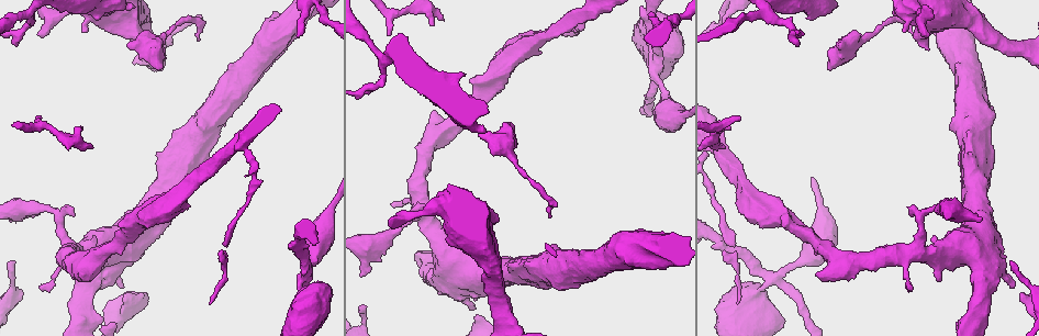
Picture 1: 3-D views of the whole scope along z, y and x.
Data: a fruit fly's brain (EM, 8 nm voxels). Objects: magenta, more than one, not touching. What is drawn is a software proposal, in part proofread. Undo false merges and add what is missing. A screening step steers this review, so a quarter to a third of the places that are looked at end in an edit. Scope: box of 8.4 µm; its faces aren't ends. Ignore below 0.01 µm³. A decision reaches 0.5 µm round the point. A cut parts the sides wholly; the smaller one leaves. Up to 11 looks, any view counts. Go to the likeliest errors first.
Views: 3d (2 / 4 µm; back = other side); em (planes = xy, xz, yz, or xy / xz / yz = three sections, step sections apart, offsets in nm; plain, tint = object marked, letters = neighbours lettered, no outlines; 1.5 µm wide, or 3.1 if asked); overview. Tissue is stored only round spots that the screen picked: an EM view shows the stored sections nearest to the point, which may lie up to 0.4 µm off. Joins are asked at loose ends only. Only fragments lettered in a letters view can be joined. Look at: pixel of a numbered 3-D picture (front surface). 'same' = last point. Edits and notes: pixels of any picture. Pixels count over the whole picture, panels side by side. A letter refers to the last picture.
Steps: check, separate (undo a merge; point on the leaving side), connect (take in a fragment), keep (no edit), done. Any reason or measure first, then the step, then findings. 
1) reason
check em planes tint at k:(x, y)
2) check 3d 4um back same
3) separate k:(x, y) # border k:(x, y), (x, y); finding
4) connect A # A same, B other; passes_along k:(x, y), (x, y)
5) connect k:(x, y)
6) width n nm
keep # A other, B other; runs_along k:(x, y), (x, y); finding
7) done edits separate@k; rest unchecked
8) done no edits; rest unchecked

branch stops here
check em planes letters at 1:(433, 23)

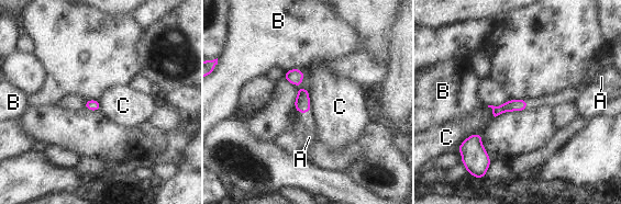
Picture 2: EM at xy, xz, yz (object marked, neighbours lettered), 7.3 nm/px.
width 80 nm; longest_contact C 220 nm
connect A # A same, B other, C other; the neuron continues

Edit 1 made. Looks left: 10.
free end
check em yz step 8 letters at 1:(837, 46)

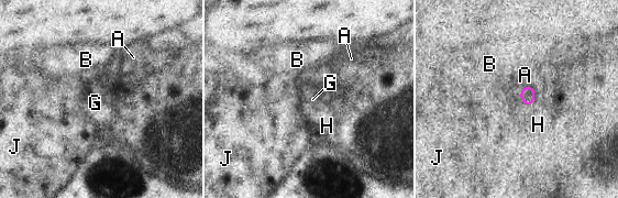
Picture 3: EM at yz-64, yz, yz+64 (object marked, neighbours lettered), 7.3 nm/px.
another direction
check em planes letters same

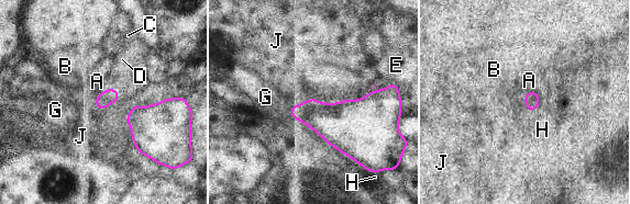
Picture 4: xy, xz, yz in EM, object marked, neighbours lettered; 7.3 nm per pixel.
longest_contact J 200 nm
keep # A other, B other, C other, D other, E other, G other, H other, J other; border 4:(311, 98), (293, 105), (288, 110); none of them fits

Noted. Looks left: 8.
sudden change in width
check em planes letters at 1:(757, 293)

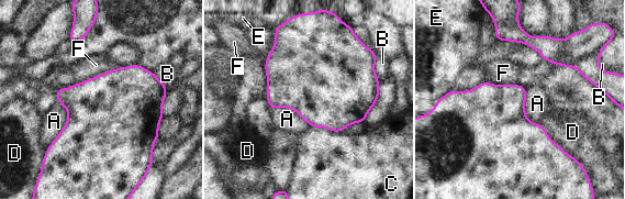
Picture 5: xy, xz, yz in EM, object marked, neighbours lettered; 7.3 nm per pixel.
width 550 nm
separate 5:(548, 47) # A other, B other, C other, D other, E other, F other; border 5:(565, 45), (549, 61); a second neuron is stuck on

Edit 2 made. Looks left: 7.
free end
check em planes tint at 1:(1012, 260)

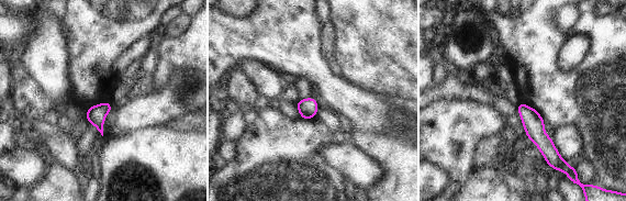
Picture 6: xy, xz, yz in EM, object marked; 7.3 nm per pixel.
what lies round it
check em planes letters same

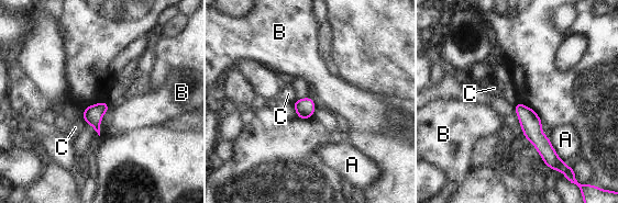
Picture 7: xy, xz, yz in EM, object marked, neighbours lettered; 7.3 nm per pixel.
keep # A other, B other, C other; border 7:(84, 108), (83, 115), (86, 123); none of them fits

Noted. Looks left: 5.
done edits connect@2, separate@5; rest unchecked

